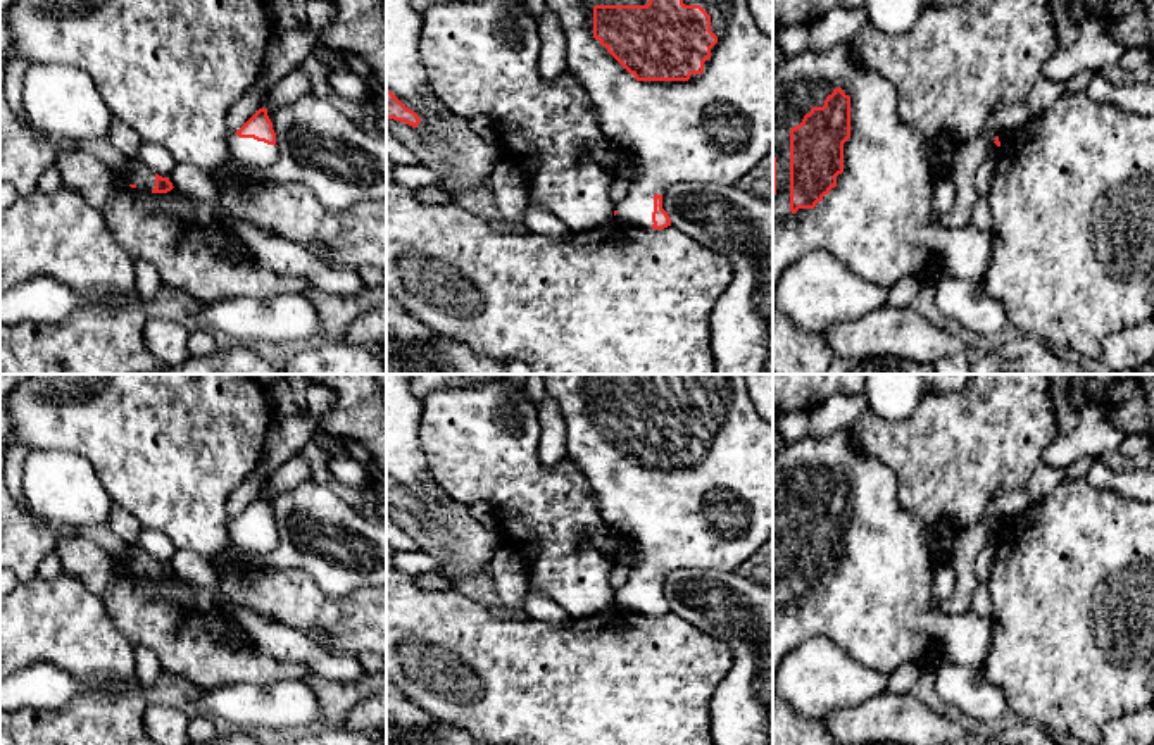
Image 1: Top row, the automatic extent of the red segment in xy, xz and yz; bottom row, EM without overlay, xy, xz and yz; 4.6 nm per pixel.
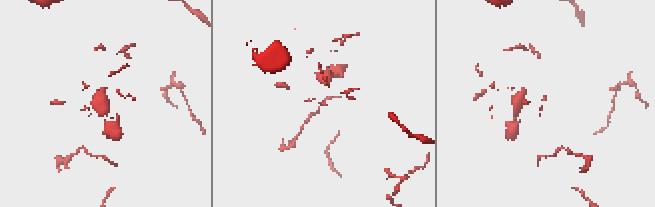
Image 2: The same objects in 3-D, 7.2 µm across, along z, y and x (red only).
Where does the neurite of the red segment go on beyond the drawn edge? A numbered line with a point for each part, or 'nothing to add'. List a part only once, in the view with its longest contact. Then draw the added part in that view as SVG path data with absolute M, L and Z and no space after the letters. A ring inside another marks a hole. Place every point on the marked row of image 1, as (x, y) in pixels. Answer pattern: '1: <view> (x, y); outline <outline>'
1: yz (878, 219); outline M842 43L826 52L812 52L806 50L800 55L783 59L780 64L773 66L773 155L776 157L776 195L773 197L773 310L775 310L775 286L781 278L783 271L799 260L804 254L814 250L825 250L835 255L838 260L849 266L859 278L864 281L875 283L883 288L894 286L899 279L906 276L914 276L923 283L945 271L950 278L982 281L990 266L994 240L990 233L980 231L973 226L944 229L935 224L935 209L933 209L933 188L937 183L935 169L930 164L930 140L925 138L918 129L909 128L899 117L897 110L899 95L892 81L885 79L878 72L861 66L852 53L852 45ZM835 88L842 88L845 95L850 97L850 138L844 143L844 172L837 176L837 186L830 190L828 195L823 197L821 202L816 203L814 209L799 209L795 214L790 210L790 129L799 126L806 114L811 112L812 107L823 107L828 95L833 93Z

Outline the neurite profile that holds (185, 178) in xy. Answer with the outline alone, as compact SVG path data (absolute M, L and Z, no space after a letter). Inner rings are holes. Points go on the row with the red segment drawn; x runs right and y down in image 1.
M178 164L172 174L169 176L172 186L195 200L205 203L217 202L217 190L212 178L193 166Z

